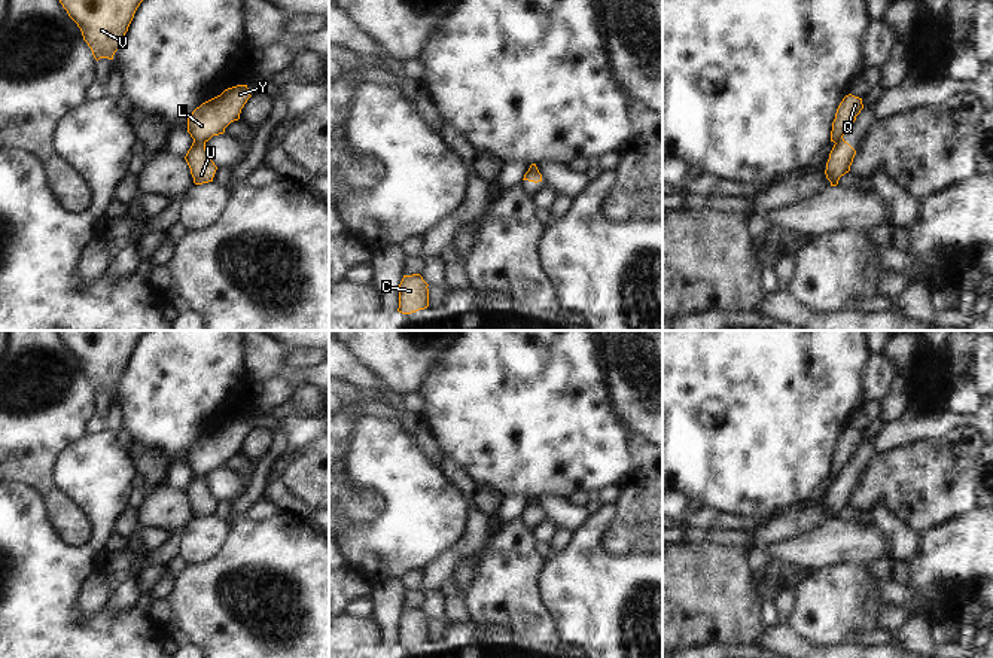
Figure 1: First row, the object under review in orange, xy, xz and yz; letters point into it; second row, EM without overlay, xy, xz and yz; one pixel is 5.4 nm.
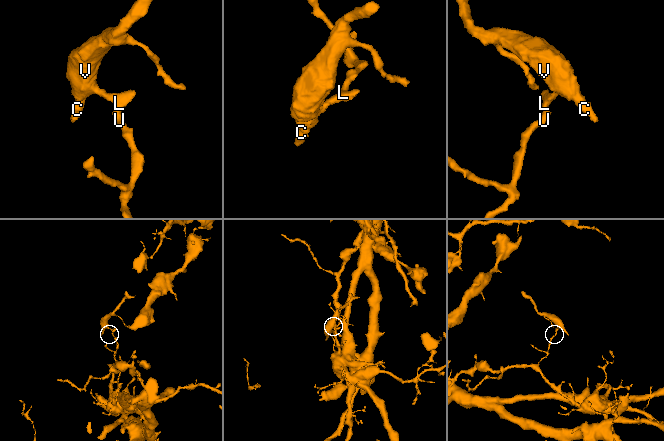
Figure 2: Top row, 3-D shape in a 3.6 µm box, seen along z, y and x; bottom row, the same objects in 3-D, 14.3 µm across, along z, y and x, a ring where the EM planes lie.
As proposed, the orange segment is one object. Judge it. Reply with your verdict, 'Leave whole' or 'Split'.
Split.

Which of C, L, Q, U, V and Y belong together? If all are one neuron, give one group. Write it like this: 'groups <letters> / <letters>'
groups C L Q V Y / U

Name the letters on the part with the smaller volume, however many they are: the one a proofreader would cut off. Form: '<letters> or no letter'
C, L, Q, V, Y.

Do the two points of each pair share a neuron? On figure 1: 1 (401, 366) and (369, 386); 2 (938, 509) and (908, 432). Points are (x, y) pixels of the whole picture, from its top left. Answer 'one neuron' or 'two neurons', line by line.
1: two neurons
2: two neurons

